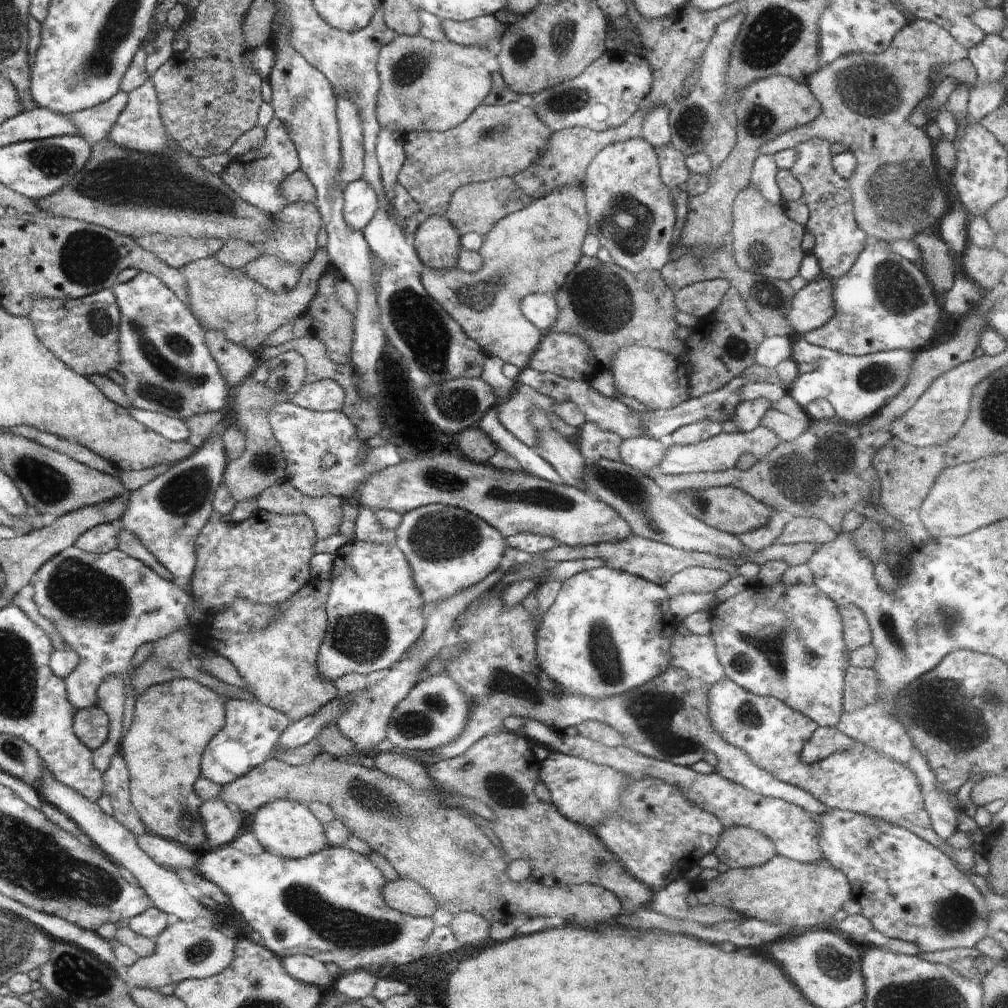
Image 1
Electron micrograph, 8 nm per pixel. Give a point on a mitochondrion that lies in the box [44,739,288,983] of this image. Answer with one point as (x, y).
(202, 950)

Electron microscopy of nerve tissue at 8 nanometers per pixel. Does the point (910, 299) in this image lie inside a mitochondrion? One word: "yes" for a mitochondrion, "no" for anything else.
yes

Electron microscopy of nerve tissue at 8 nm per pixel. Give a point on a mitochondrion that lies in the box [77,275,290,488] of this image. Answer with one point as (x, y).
(177, 377)

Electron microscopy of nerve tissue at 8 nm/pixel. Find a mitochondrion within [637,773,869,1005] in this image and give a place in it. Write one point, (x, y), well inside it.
(837, 964)

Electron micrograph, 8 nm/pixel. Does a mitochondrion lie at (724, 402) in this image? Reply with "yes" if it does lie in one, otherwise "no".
no

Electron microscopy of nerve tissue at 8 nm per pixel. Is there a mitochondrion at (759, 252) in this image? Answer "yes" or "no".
yes

